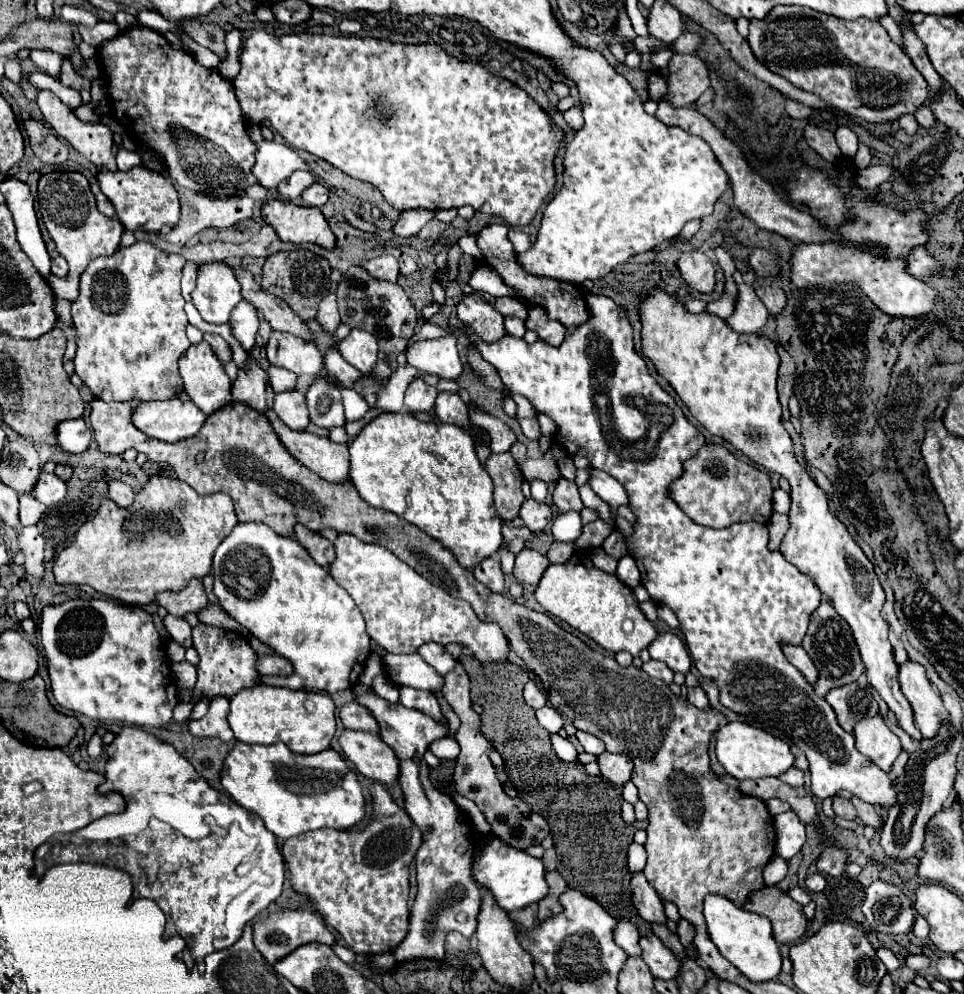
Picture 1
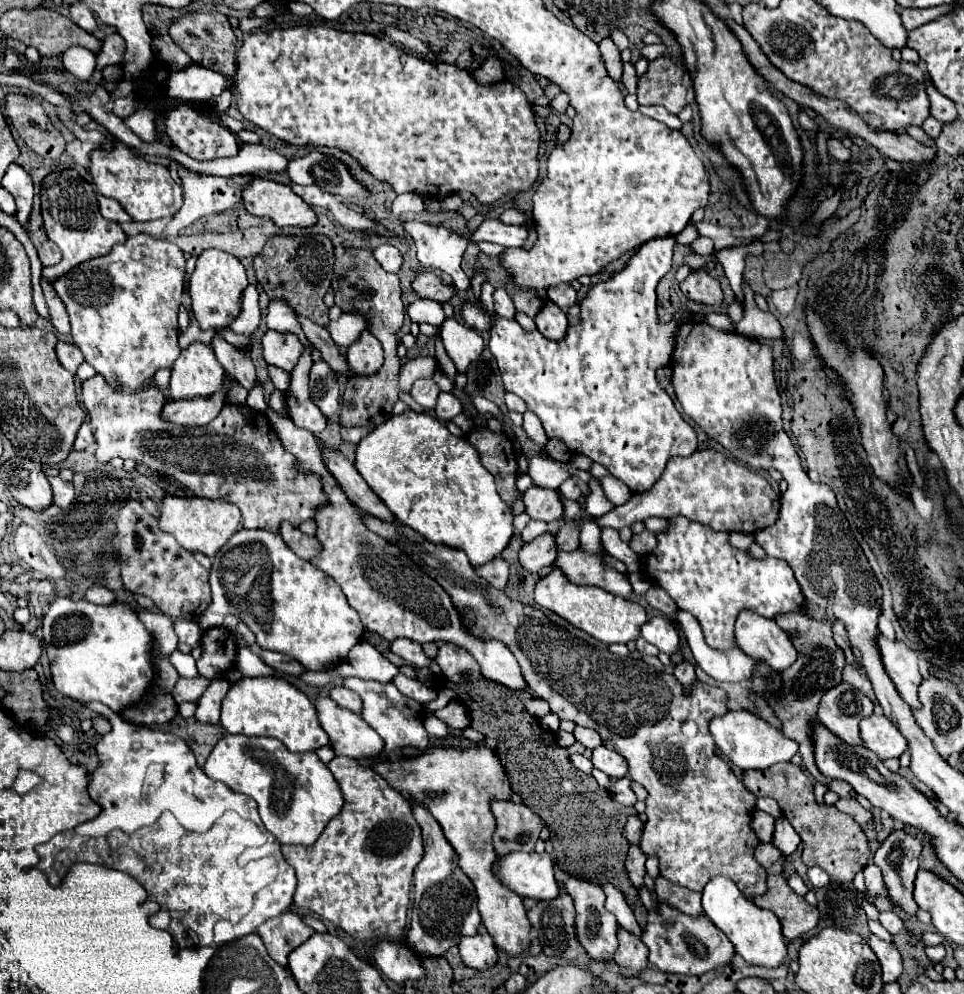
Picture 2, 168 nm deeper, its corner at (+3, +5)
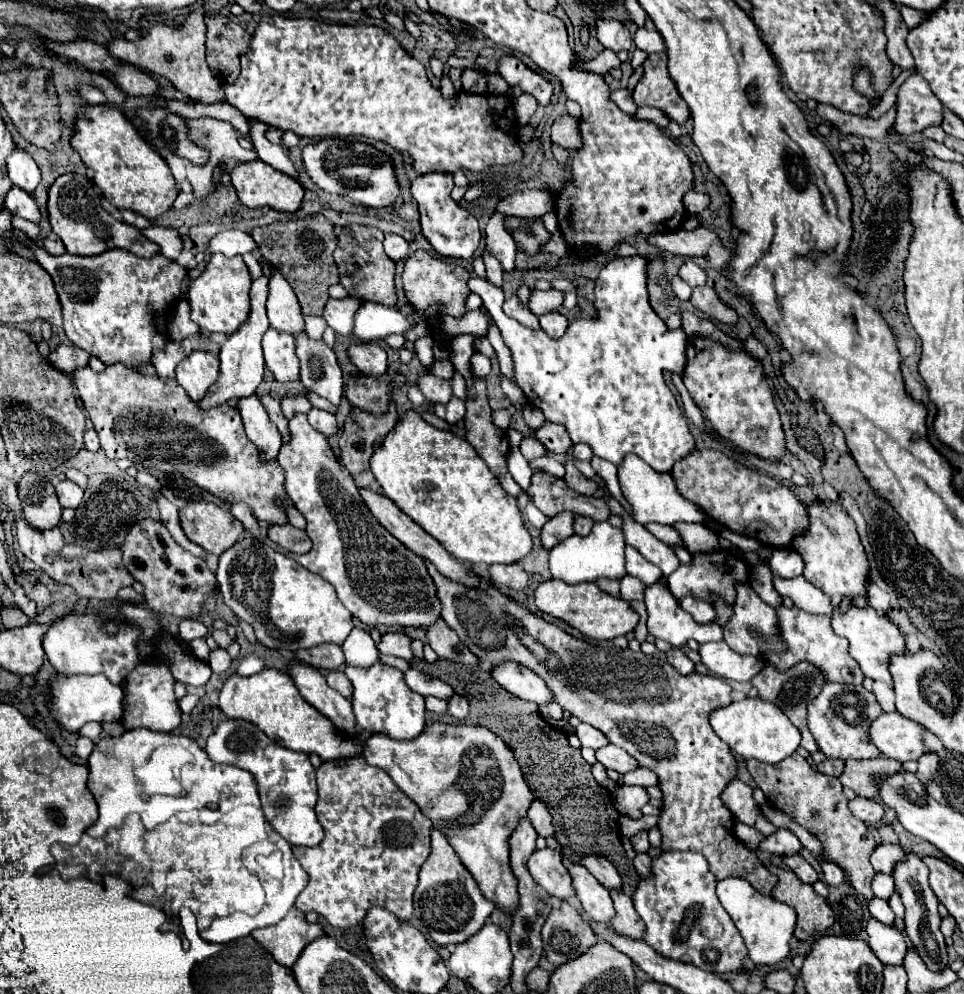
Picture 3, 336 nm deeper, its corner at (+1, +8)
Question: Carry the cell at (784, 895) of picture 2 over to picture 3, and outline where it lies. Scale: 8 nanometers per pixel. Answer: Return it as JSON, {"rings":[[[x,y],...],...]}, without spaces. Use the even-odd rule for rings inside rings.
{"rings":[[[776,868],[774,874],[778,876],[778,884],[772,890],[772,898],[796,910],[798,922],[794,936],[798,940],[808,940],[834,924],[834,912],[826,900],[812,890],[812,886],[800,882],[790,870]]]}

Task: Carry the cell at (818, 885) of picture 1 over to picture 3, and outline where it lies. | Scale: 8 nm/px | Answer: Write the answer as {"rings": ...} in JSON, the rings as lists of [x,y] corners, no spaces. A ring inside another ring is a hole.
{"rings":[[[822,862],[822,882],[826,886],[838,886],[844,882],[844,872],[832,862]]]}

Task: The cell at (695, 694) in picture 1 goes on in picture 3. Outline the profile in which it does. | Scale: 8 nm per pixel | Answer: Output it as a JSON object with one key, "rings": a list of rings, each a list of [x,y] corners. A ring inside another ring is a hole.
{"rings":[[[672,648],[666,656],[668,656],[668,662],[670,662],[680,674],[692,674],[692,672],[694,672],[694,664],[688,660],[688,656],[686,656],[680,648]]]}

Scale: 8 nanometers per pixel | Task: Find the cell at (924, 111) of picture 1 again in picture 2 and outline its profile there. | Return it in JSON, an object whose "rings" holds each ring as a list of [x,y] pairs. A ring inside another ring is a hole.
{"rings":[[[928,117],[928,119],[924,121],[922,129],[926,131],[926,135],[928,135],[928,137],[936,139],[936,137],[940,135],[940,131],[942,131],[942,123],[938,123],[938,119],[934,119],[934,117]]]}

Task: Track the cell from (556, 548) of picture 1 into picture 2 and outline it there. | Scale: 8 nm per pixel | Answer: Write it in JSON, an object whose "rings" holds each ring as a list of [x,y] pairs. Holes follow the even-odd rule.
{"rings":[[[564,521],[564,525],[556,533],[556,541],[558,541],[558,549],[574,551],[580,543],[580,527],[574,521]]]}

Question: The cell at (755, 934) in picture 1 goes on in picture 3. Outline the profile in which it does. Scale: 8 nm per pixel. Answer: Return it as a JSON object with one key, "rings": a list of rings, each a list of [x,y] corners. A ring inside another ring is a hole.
{"rings":[[[724,878],[716,884],[716,894],[724,910],[730,914],[732,922],[740,930],[748,956],[758,966],[772,966],[782,962],[790,952],[790,938],[796,924],[796,912],[782,902],[772,900],[772,896],[760,894],[744,878]]]}

